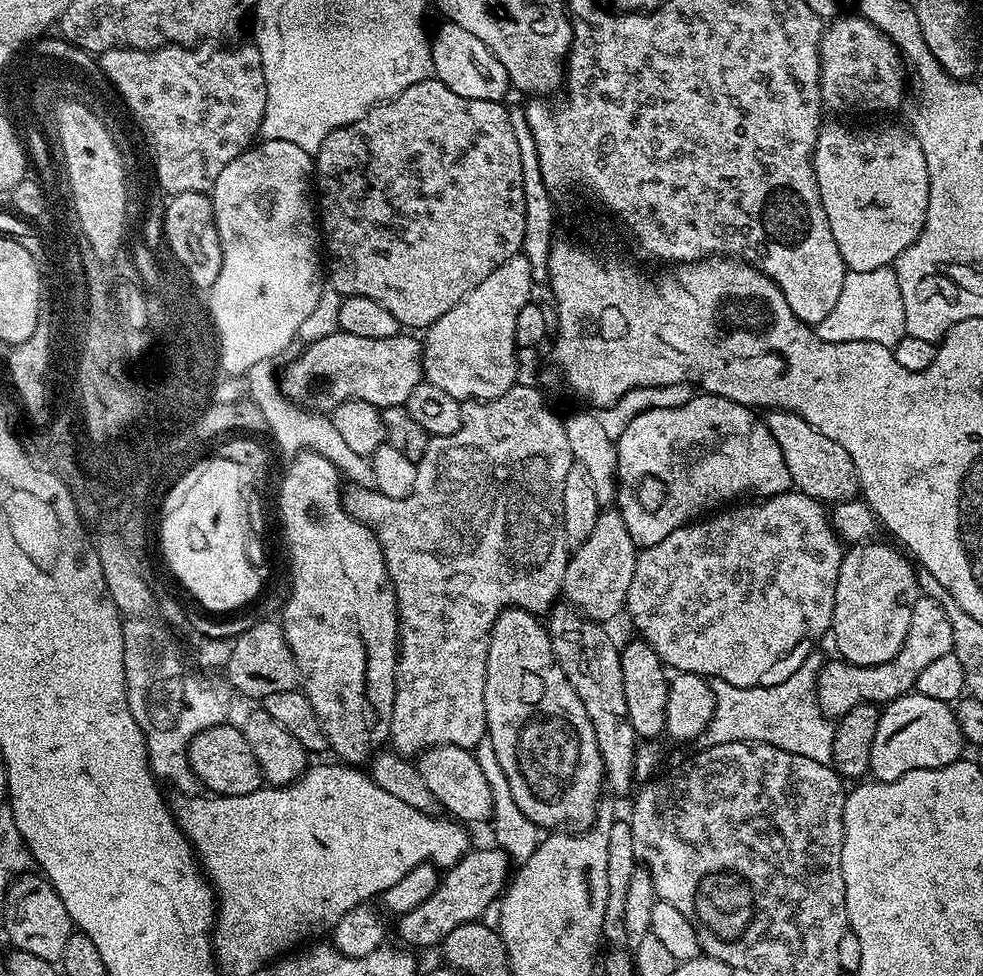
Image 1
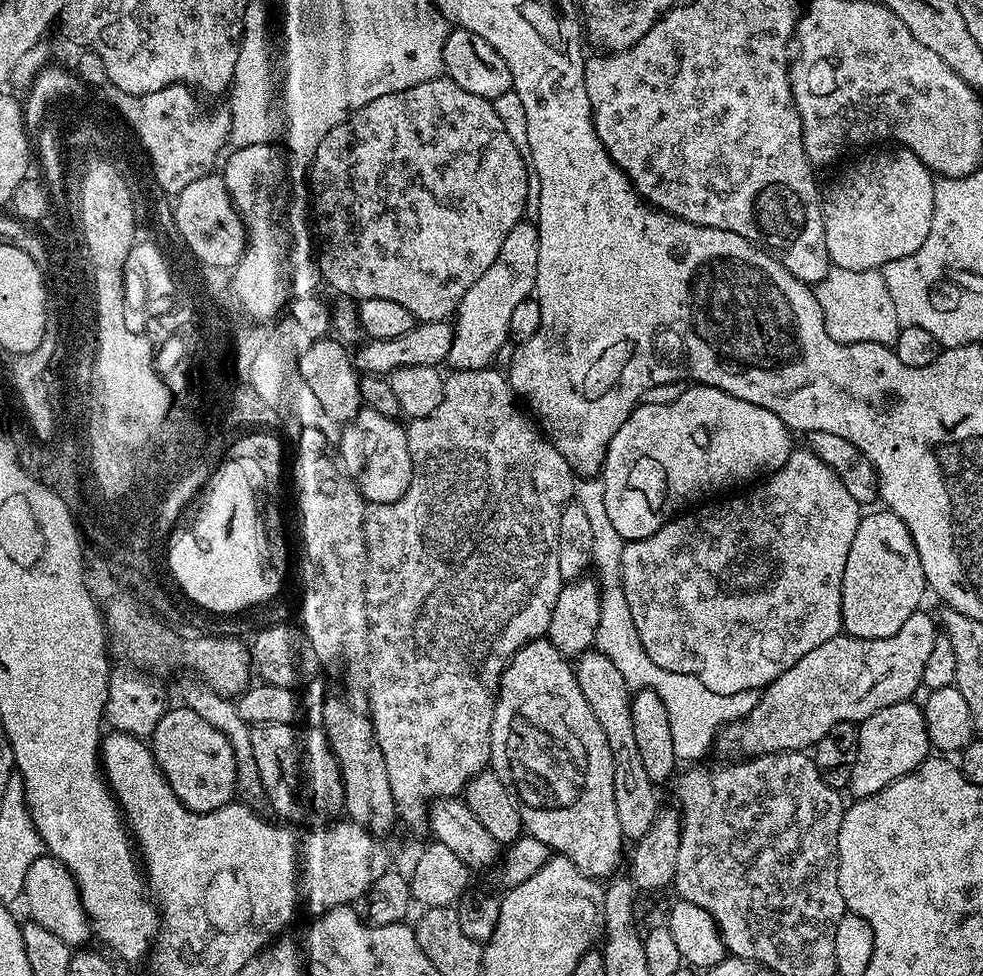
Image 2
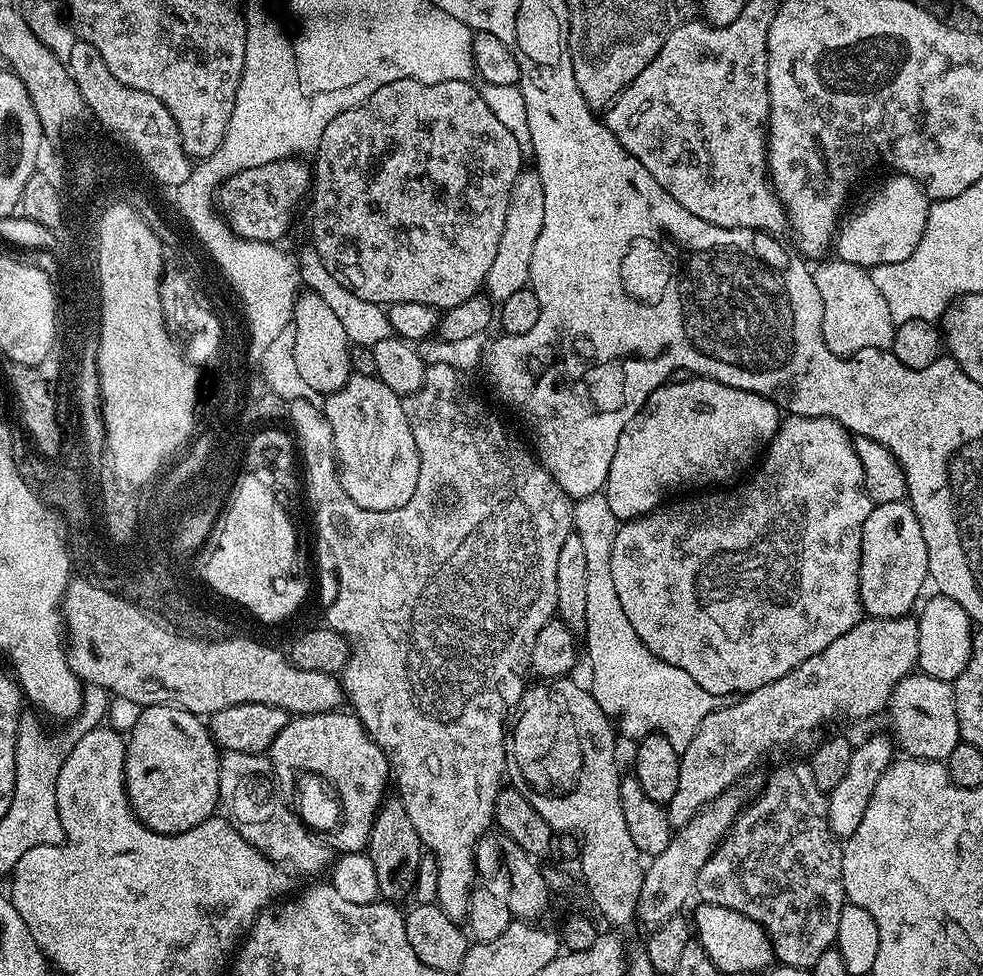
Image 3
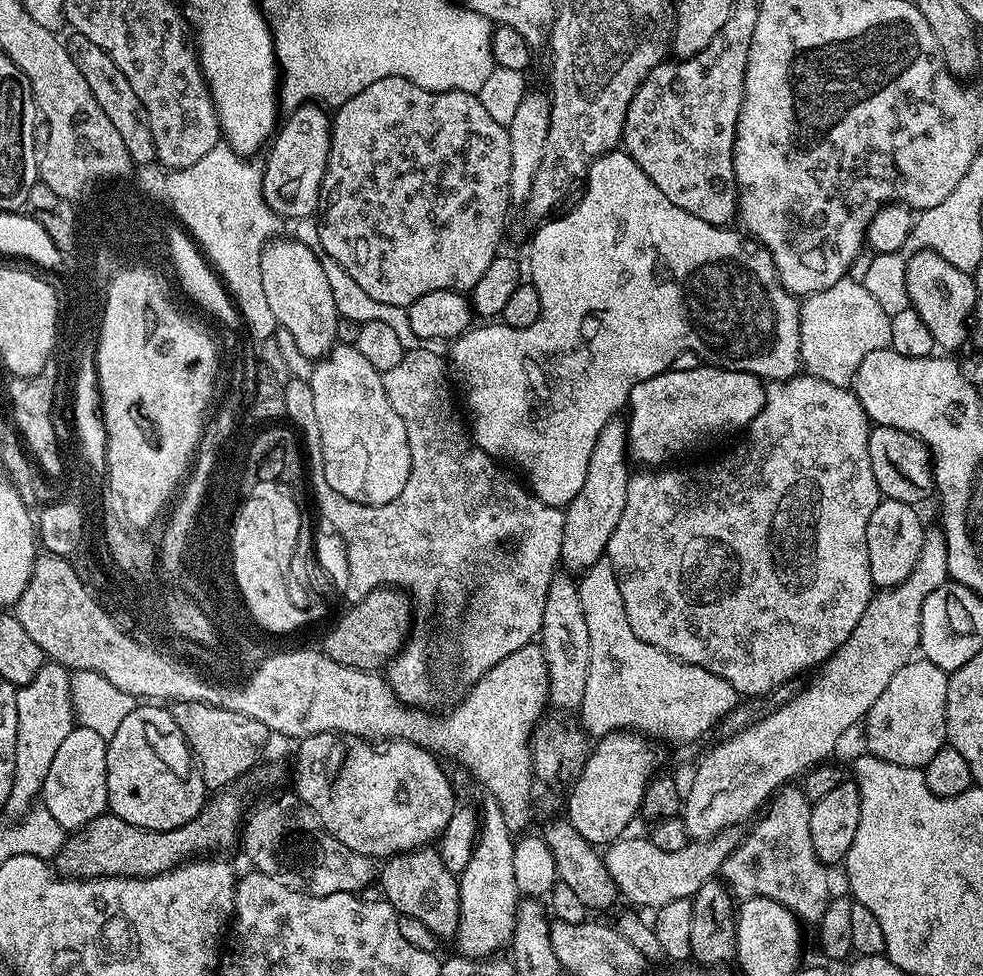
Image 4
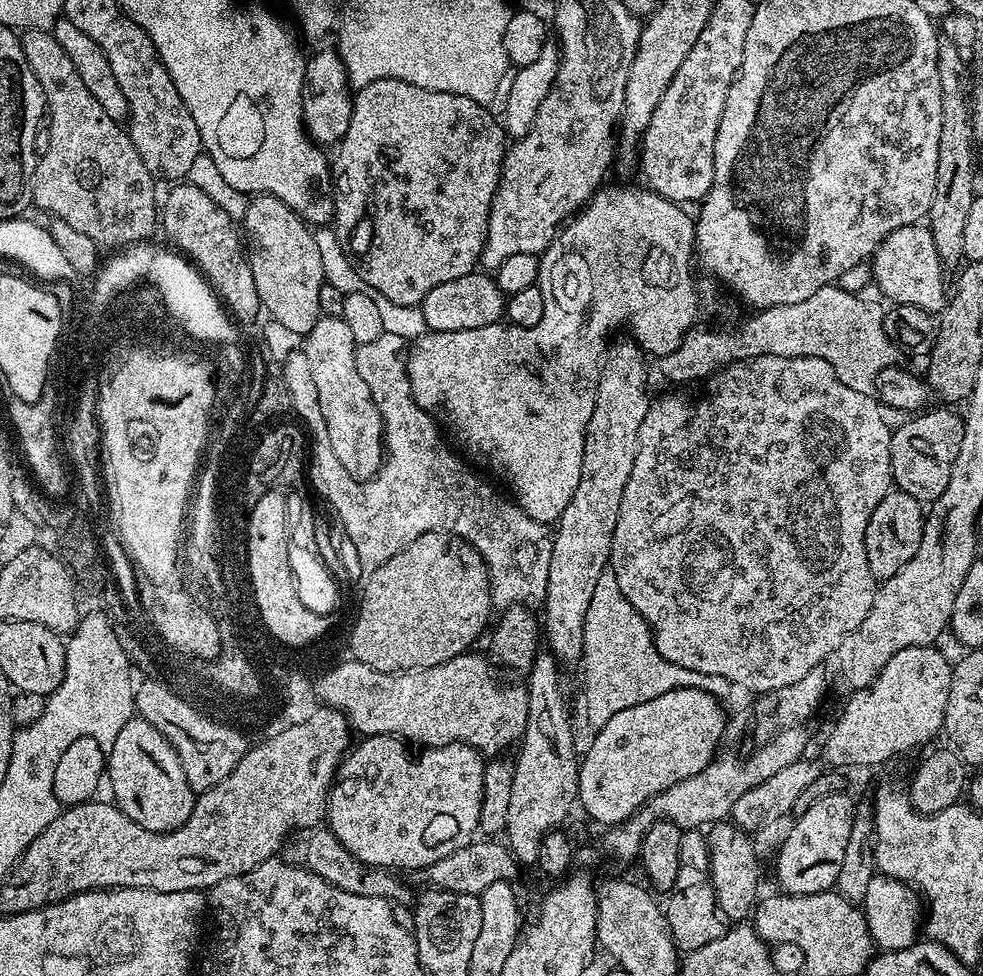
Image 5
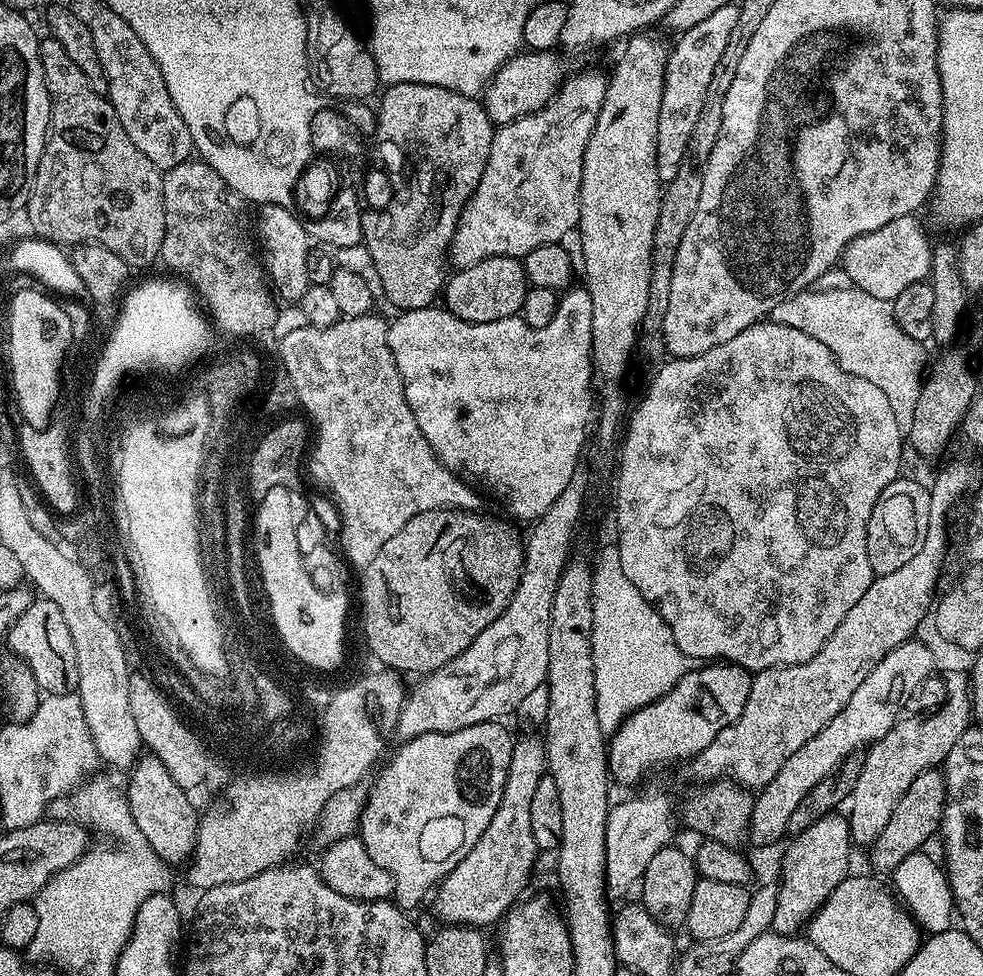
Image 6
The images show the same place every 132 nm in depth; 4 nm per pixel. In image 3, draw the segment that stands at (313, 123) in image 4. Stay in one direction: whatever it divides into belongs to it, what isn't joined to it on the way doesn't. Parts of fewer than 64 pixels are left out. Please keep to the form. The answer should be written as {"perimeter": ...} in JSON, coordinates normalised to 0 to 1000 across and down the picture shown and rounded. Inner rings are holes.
{"perimeter":[[[305,162],[280,164],[271,170],[251,172],[243,180],[235,180],[222,194],[222,213],[233,234],[245,246],[266,246],[272,250],[285,248],[297,230],[297,220],[315,197],[318,177]]]}

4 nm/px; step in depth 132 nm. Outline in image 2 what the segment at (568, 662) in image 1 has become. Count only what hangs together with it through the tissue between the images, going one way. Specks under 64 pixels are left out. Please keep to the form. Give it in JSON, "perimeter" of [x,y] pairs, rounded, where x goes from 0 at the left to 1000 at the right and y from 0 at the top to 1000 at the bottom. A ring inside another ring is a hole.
{"perimeter":[[[599,666],[589,673],[584,688],[589,706],[604,728],[604,734],[612,744],[621,763],[625,781],[625,822],[628,827],[629,842],[632,843],[635,859],[646,863],[661,850],[670,832],[671,822],[667,818],[667,805],[654,787],[649,760],[646,759],[642,706],[625,680],[605,666]]]}

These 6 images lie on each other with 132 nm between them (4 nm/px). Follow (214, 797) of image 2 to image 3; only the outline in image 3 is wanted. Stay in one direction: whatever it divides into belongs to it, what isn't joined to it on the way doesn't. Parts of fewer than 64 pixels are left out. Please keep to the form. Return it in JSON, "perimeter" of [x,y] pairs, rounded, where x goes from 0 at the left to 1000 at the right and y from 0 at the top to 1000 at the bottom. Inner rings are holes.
{"perimeter":[[[152,721],[143,724],[140,740],[136,740],[133,750],[128,754],[128,765],[126,768],[126,804],[130,810],[130,821],[134,824],[134,831],[138,833],[138,839],[158,852],[165,855],[181,855],[189,850],[197,850],[205,842],[217,839],[221,835],[220,823],[225,823],[226,813],[224,809],[224,777],[222,763],[216,756],[213,743],[204,735],[196,730],[191,730],[187,725],[178,725],[176,721]]]}

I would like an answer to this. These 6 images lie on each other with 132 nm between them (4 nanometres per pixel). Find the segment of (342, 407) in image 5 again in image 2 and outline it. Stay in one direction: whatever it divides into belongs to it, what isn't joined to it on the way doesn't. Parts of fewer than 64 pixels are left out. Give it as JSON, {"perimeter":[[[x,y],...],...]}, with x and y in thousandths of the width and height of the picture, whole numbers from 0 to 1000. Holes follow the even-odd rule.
{"perimeter":[[[369,417],[359,430],[349,438],[346,449],[346,469],[351,483],[363,500],[379,516],[399,516],[411,508],[420,487],[414,440],[404,429],[380,418]]]}

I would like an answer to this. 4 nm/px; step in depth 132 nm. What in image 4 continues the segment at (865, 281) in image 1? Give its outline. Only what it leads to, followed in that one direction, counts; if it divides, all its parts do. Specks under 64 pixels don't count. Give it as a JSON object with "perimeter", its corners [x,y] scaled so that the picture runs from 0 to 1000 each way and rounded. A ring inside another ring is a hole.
{"perimeter":[[[860,285],[840,297],[817,304],[814,313],[814,371],[821,384],[863,398],[870,390],[873,375],[881,363],[905,353],[907,326],[893,314],[885,297],[874,286]]]}

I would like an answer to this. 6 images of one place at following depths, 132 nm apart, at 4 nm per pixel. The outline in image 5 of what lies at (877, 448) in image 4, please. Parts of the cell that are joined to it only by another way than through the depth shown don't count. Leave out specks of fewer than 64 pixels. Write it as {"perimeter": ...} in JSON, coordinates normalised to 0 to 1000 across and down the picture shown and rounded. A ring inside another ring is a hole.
{"perimeter":[[[952,417],[956,418],[950,419],[949,422],[940,420],[921,429],[924,431],[916,440],[913,438],[908,442],[905,453],[908,497],[937,514],[950,513],[956,509],[958,502],[962,502],[962,497],[966,494],[966,482],[970,482],[975,457],[981,444],[980,429],[964,419],[967,417]]]}

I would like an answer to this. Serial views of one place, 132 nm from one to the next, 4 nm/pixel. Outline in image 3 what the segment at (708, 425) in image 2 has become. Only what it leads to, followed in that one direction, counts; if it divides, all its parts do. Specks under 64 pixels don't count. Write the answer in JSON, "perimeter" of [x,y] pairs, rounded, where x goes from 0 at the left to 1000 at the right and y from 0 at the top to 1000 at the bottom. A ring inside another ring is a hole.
{"perimeter":[[[718,385],[688,387],[666,398],[649,424],[637,432],[637,441],[633,441],[629,449],[625,473],[621,473],[619,495],[613,501],[615,510],[621,514],[621,523],[628,534],[648,533],[672,519],[681,511],[679,508],[691,500],[716,500],[719,496],[740,497],[748,493],[752,484],[760,485],[770,474],[771,468],[792,441],[795,429],[796,419],[783,408],[763,400],[739,395]]]}

